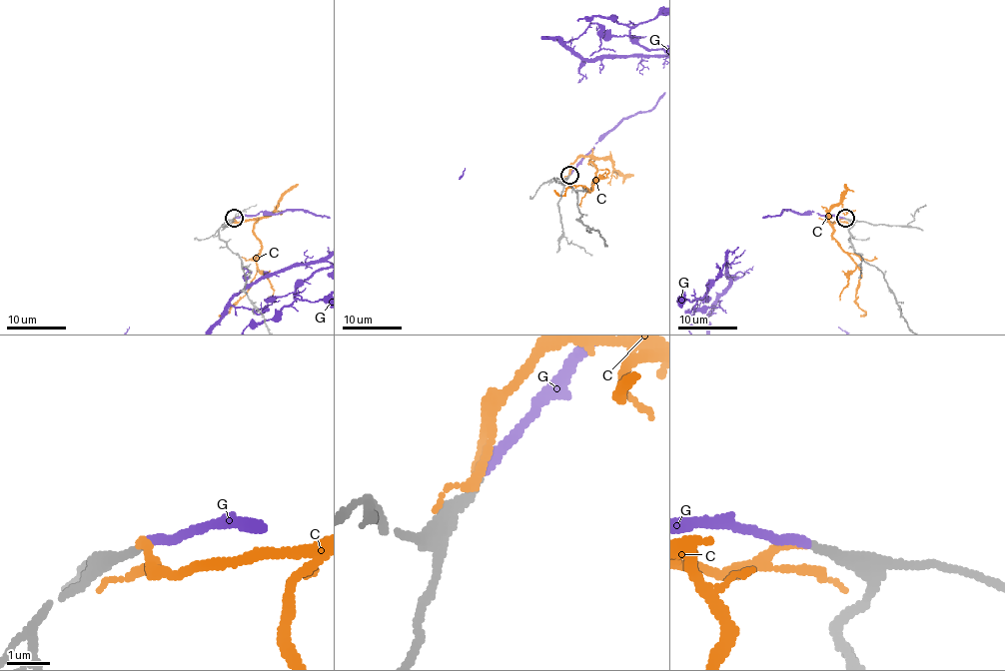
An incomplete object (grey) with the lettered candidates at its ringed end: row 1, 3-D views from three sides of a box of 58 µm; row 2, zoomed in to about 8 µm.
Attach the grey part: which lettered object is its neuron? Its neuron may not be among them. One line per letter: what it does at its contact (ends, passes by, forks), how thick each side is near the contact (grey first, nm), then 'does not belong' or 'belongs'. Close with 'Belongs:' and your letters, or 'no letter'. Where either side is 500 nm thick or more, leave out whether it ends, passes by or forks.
C: it ends | 220/200 nm | does not belong
G: it ends | 220/240 nm | belongs
Belongs: G

